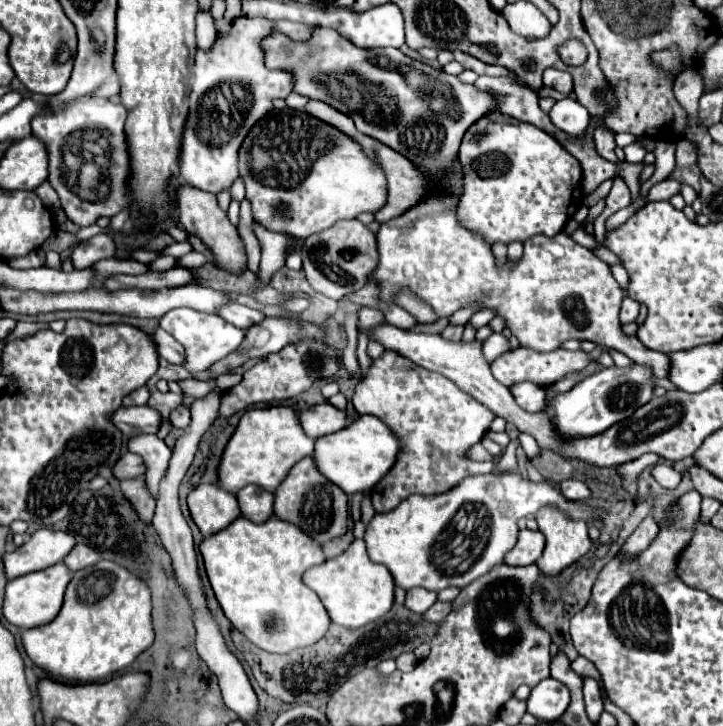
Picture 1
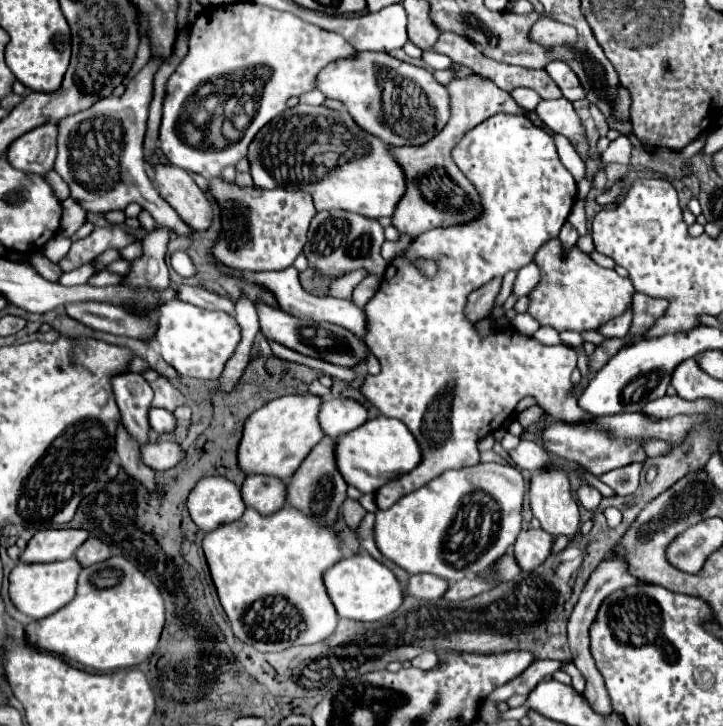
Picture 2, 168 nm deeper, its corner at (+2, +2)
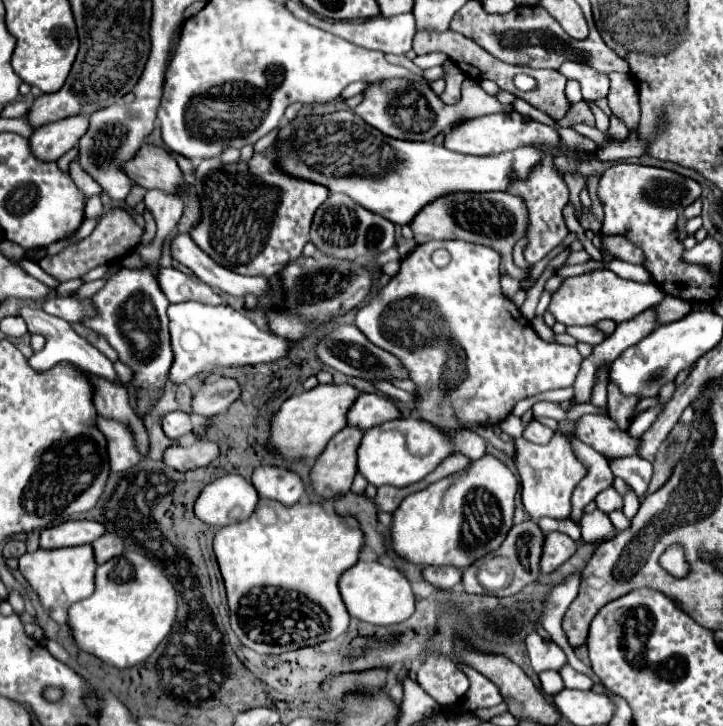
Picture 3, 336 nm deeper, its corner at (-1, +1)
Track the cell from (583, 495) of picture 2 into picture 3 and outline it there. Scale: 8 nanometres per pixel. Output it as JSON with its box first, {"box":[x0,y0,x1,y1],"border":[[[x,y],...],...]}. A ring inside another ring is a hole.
{"box":[595,488,623,514],"border":[[[615,488],[603,490],[603,492],[595,498],[595,502],[597,502],[597,508],[599,508],[601,512],[605,512],[605,514],[623,508],[623,496],[621,496]]]}

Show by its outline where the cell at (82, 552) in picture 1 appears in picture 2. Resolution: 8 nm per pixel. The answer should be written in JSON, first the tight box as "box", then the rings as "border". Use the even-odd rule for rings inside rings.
{"box":[76,537,110,567],"border":[[[90,537],[86,539],[78,549],[76,549],[76,561],[82,565],[82,567],[90,567],[94,563],[100,563],[104,559],[110,557],[110,549],[108,545],[104,545],[100,539],[96,537]]]}

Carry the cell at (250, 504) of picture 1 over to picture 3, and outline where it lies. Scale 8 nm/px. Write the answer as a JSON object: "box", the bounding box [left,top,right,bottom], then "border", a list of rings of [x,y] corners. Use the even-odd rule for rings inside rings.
{"box":[253,466,305,506],"border":[[[279,466],[255,468],[253,486],[261,498],[271,498],[285,506],[297,504],[299,498],[305,494],[305,484],[301,476]]]}

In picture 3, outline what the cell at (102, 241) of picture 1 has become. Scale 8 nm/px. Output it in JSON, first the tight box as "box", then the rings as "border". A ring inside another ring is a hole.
{"box":[39,208,143,282],"border":[[[113,208],[109,212],[105,212],[97,224],[97,228],[91,232],[91,236],[63,248],[59,254],[53,254],[53,256],[45,256],[39,266],[55,276],[59,282],[65,282],[65,280],[71,280],[71,278],[79,278],[83,274],[87,274],[91,268],[97,268],[101,264],[111,264],[113,260],[121,260],[123,256],[127,256],[129,252],[133,252],[141,240],[141,234],[143,234],[143,228],[135,222],[133,214],[129,210],[123,210],[123,208]]]}

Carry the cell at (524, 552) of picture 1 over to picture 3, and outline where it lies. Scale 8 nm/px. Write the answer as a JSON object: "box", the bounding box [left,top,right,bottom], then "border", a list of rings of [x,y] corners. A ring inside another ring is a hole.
{"box":[541,532,577,574],"border":[[[551,532],[545,536],[543,556],[541,556],[541,572],[549,574],[555,572],[563,562],[567,562],[577,550],[577,542],[571,540],[567,534]]]}

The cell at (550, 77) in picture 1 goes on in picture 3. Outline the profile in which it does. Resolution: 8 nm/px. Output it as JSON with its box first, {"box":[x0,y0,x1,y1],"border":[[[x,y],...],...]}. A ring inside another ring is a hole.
{"box":[559,60,609,100],"border":[[[567,60],[561,64],[559,72],[581,84],[585,100],[599,100],[609,94],[609,78],[603,76],[601,72],[595,72],[589,64]]]}

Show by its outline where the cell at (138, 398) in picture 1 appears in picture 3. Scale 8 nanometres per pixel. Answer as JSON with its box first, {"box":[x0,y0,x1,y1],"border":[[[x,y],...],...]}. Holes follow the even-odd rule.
{"box":[19,306,119,382],"border":[[[21,306],[21,308],[19,308],[19,316],[27,322],[31,334],[41,334],[41,336],[45,336],[45,340],[47,340],[45,348],[29,358],[29,364],[31,364],[37,372],[45,372],[45,370],[53,368],[55,364],[59,364],[61,360],[71,360],[71,364],[75,364],[75,366],[79,366],[79,368],[83,368],[83,370],[87,370],[87,372],[93,372],[93,374],[103,376],[103,378],[107,378],[107,380],[119,382],[119,378],[117,378],[117,374],[115,374],[115,370],[113,370],[113,362],[107,360],[107,358],[105,358],[97,348],[93,348],[87,340],[83,340],[81,336],[77,336],[77,334],[73,332],[73,328],[69,326],[69,322],[65,322],[65,320],[61,320],[61,318],[57,318],[57,316],[45,314],[45,312],[39,310],[39,308],[29,308],[29,306]]]}

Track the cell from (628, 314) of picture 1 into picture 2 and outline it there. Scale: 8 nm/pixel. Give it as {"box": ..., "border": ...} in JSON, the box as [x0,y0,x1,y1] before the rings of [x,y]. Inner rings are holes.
{"box":[598,307,632,337],"border":[[[628,307],[628,311],[624,311],[624,315],[618,315],[616,319],[612,319],[604,327],[600,327],[598,333],[606,335],[606,337],[624,337],[630,331],[630,325],[632,325],[632,307]]]}

